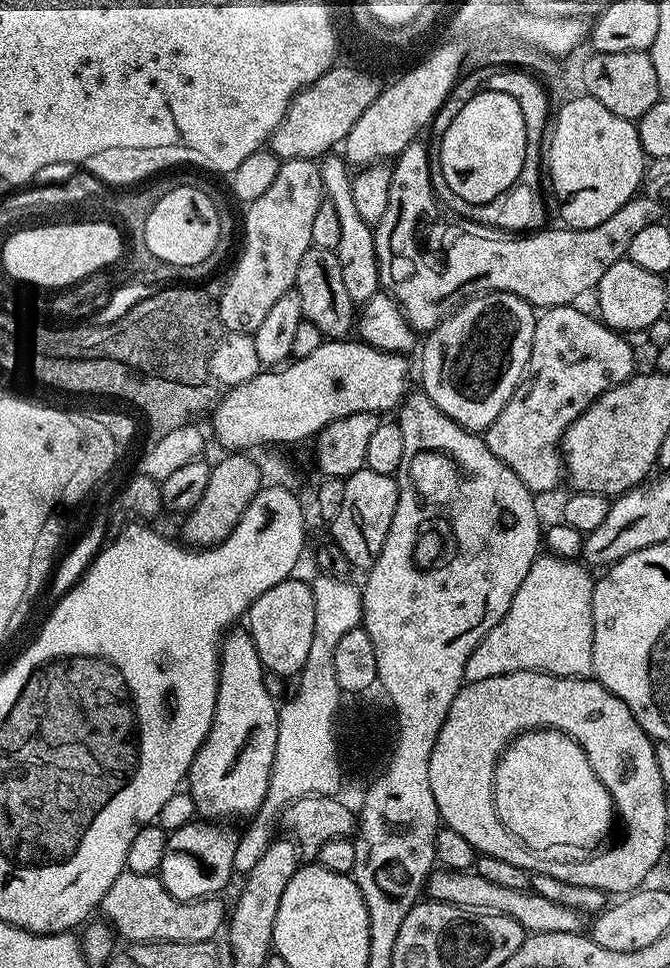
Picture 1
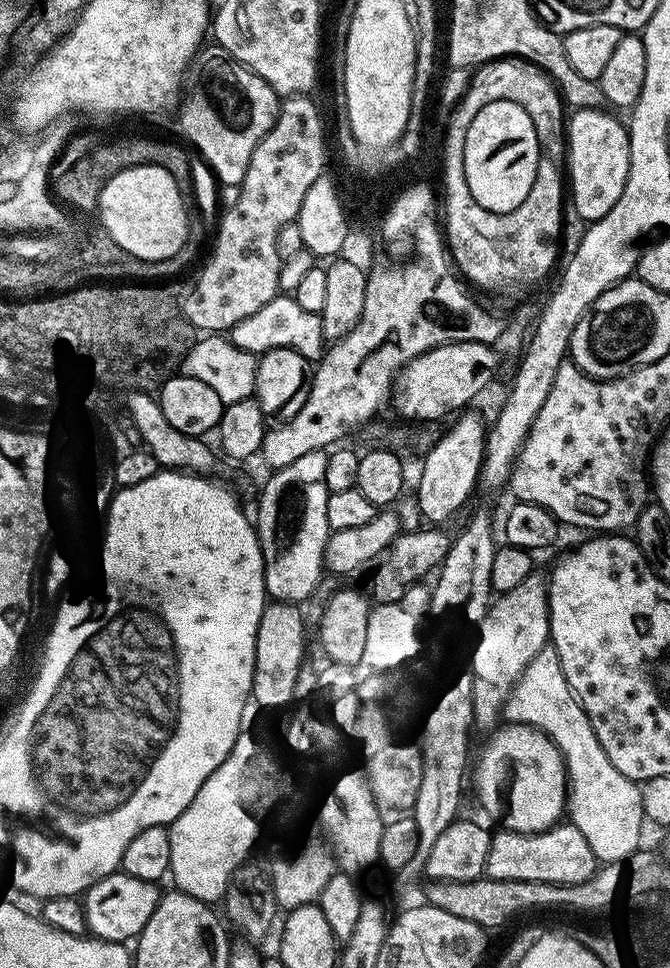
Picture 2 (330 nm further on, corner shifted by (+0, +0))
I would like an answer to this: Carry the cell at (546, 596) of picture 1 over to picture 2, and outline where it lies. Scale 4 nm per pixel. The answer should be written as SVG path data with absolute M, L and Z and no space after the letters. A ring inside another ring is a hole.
M555 648L542 649L538 658L530 662L508 695L502 716L507 723L529 724L531 728L545 732L558 746L564 759L564 769L568 772L567 819L582 830L597 861L610 864L634 854L644 817L640 784L626 778L626 774L622 774L610 758L606 758L606 750L602 750L602 742L598 742L598 734L594 734L594 726L590 726L586 710L582 710L580 701L572 693L566 674L562 674Z

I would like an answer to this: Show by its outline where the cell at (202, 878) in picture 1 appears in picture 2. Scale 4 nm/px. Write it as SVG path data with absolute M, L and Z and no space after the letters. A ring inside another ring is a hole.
M124 871L111 872L83 893L84 923L87 931L97 940L132 942L150 922L150 914L158 906L161 889L153 881L128 876Z

